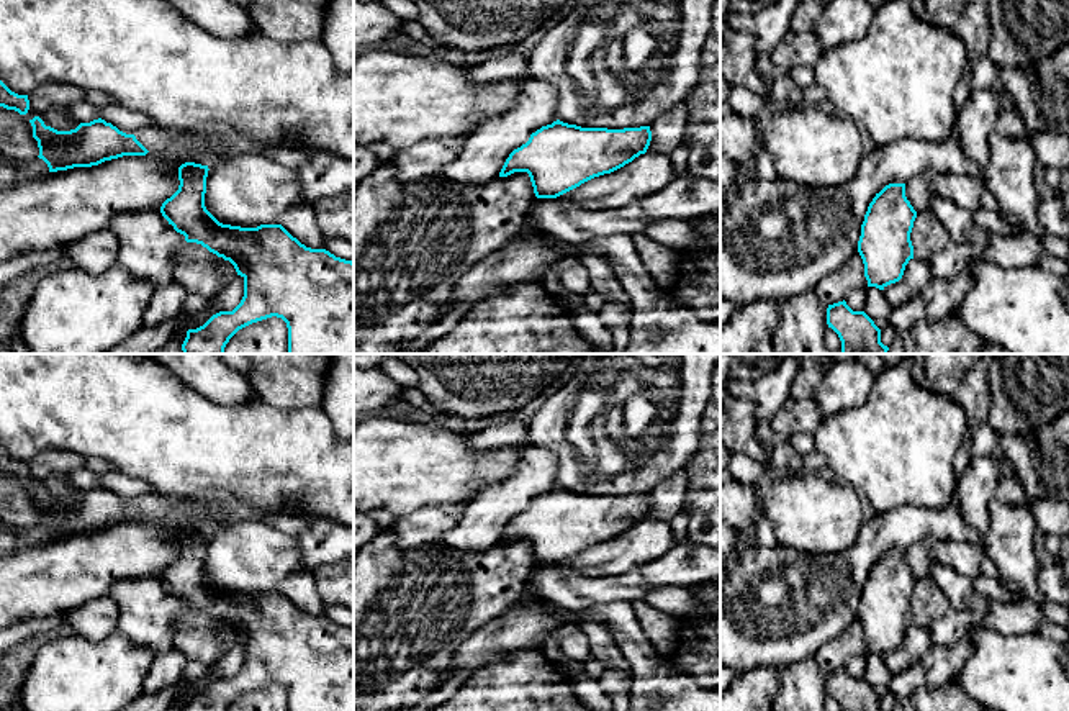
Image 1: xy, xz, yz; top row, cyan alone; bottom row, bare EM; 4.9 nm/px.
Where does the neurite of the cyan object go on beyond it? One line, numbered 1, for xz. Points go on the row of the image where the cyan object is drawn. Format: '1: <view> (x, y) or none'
1: none

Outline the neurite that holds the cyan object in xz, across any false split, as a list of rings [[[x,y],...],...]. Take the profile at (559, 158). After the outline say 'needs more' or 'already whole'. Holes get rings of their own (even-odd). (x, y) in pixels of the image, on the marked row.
[[[560,120],[542,126],[506,159],[499,177],[527,172],[537,198],[557,198],[645,154],[650,126],[581,128]]]; already whole

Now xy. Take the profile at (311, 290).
[[[185,162],[178,167],[178,190],[167,198],[160,213],[185,236],[210,252],[229,260],[237,275],[244,279],[244,297],[232,311],[213,315],[203,326],[188,329],[182,344],[183,354],[224,354],[229,339],[242,328],[277,316],[288,328],[288,354],[354,354],[354,262],[336,257],[326,249],[311,249],[293,238],[282,224],[260,224],[241,228],[219,223],[205,206],[208,165]]]; already whole

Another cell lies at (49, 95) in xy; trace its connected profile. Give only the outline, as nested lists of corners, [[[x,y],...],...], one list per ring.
[[[44,84],[28,95],[29,106],[43,111],[56,106],[70,106],[85,102],[85,90],[69,84]]]

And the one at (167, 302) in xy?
[[[177,282],[157,288],[144,313],[144,326],[157,326],[183,311],[188,292]]]

